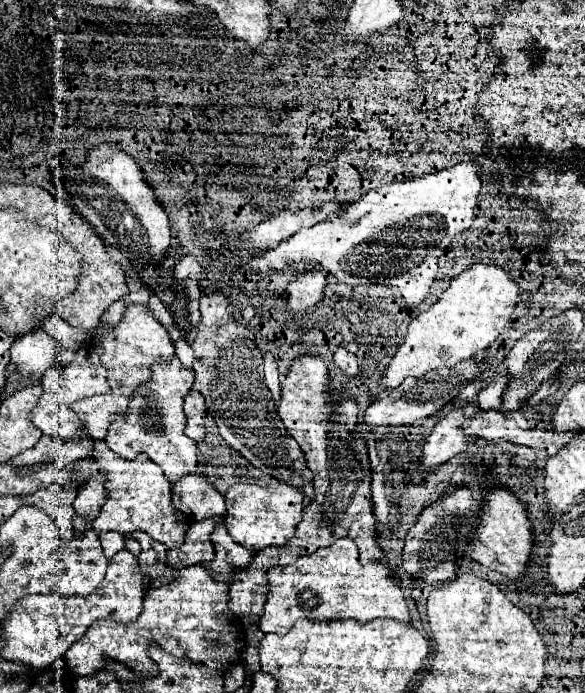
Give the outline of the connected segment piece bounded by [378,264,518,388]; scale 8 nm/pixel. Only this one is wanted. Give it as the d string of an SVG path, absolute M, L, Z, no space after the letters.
M474 264L460 276L452 278L450 286L434 306L420 312L408 326L404 342L380 378L380 388L396 388L406 376L420 378L430 370L452 368L462 360L474 360L482 354L504 330L518 302L518 284L500 268Z

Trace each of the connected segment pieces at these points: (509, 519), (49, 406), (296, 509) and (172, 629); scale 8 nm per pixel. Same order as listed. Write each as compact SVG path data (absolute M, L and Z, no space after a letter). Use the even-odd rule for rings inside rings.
M492 488L486 496L486 504L482 508L476 532L478 534L472 536L472 544L466 546L470 558L514 580L524 574L524 566L532 550L532 534L530 520L526 518L526 508L514 494L510 494L504 488Z
M78 350L74 360L68 366L62 368L50 368L44 378L42 378L42 388L44 394L40 398L40 404L32 412L32 424L42 430L42 434L52 436L56 440L68 442L68 440L80 440L84 426L82 420L76 418L74 410L70 408L72 402L96 394L106 394L108 392L108 382L106 382L106 370L102 368L100 362L92 362L92 352L88 350Z
M284 482L270 484L270 486L232 484L224 498L228 508L228 516L224 520L226 530L236 542L240 542L244 548L254 552L266 546L284 546L292 538L298 520L302 520L304 494L302 490L288 486Z
M202 566L184 568L178 572L178 580L146 594L138 620L130 624L96 620L86 630L86 636L72 644L66 660L70 670L78 676L100 672L108 658L148 674L154 660L150 660L146 646L152 642L174 656L188 656L192 662L206 664L212 670L228 670L240 662L246 642L240 620L228 610L228 582L214 580Z

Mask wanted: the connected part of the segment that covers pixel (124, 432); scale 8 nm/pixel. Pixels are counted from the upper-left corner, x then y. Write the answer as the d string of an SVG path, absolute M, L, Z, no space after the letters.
M180 360L172 362L154 362L152 380L138 388L130 402L128 418L116 418L110 424L106 444L122 458L132 460L138 452L146 452L154 460L170 482L178 482L196 472L196 442L184 434L186 416L182 410L184 396L190 392L194 382L194 372L182 368Z

